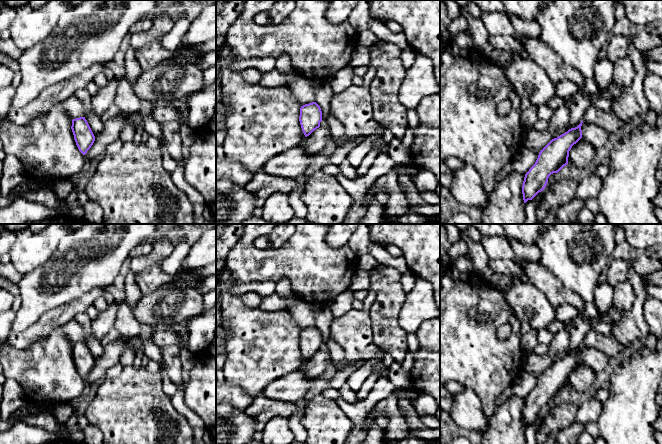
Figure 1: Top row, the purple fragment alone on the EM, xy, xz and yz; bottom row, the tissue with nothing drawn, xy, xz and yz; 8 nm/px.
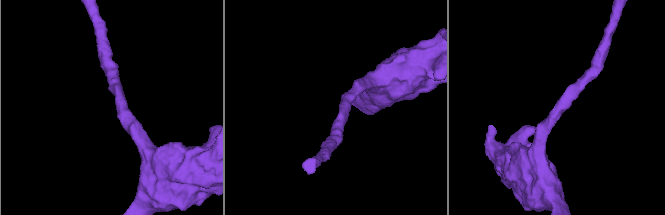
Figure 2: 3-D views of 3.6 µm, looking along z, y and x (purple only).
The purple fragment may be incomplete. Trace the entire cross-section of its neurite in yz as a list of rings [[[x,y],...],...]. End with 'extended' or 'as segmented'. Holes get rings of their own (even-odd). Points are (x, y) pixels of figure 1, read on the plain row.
[[[583,345],[552,363],[540,376],[535,388],[525,398],[522,418],[524,427],[532,424],[547,409],[548,402],[568,388],[569,375],[582,362]]] | as segmented

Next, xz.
[[[316,326],[305,328],[300,332],[300,349],[305,361],[320,351],[322,345],[322,335]]] | as segmented

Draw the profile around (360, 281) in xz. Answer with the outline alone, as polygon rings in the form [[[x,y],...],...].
[[[357,269],[351,280],[349,289],[354,292],[358,290],[368,290],[370,286],[369,278],[370,277],[368,271]]]

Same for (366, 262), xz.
[[[369,253],[357,257],[357,269],[369,271],[377,264],[377,260]]]

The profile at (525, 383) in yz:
[[[522,369],[518,378],[500,395],[496,403],[496,408],[514,395],[525,399],[535,388],[538,379],[539,375],[528,373]]]

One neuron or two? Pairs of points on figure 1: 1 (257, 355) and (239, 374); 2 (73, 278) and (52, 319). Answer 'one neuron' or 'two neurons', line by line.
1: one neuron
2: two neurons

